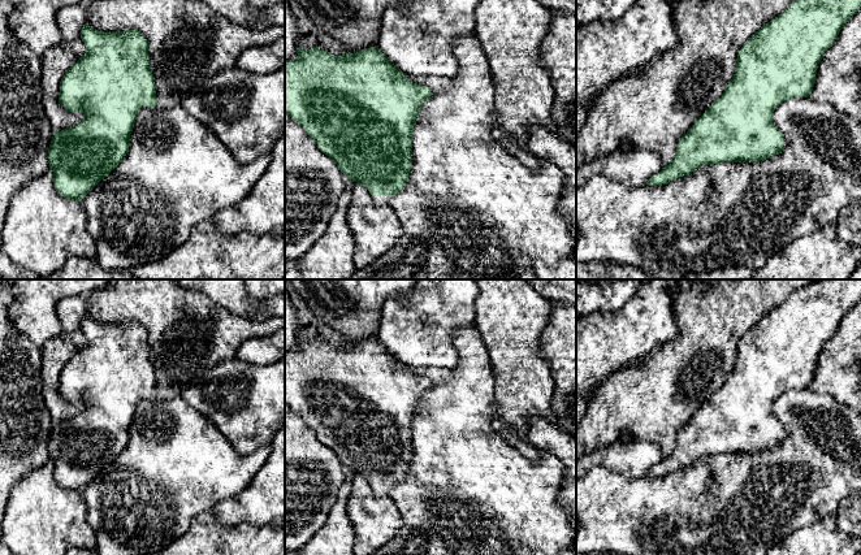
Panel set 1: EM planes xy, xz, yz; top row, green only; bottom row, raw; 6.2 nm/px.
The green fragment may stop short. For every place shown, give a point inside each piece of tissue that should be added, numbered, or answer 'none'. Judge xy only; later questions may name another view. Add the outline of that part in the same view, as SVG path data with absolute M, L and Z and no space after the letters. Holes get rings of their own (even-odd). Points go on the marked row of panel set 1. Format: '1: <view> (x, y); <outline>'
none

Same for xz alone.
1: xz (379, 200); M372 195L372 199L377 207L390 207L390 204L391 204L390 196L373 196Z

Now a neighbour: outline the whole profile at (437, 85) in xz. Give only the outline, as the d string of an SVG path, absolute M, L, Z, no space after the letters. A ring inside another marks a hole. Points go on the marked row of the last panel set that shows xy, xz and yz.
M411 74L407 78L416 84L428 86L433 94L444 92L453 84L451 78L419 78Z

